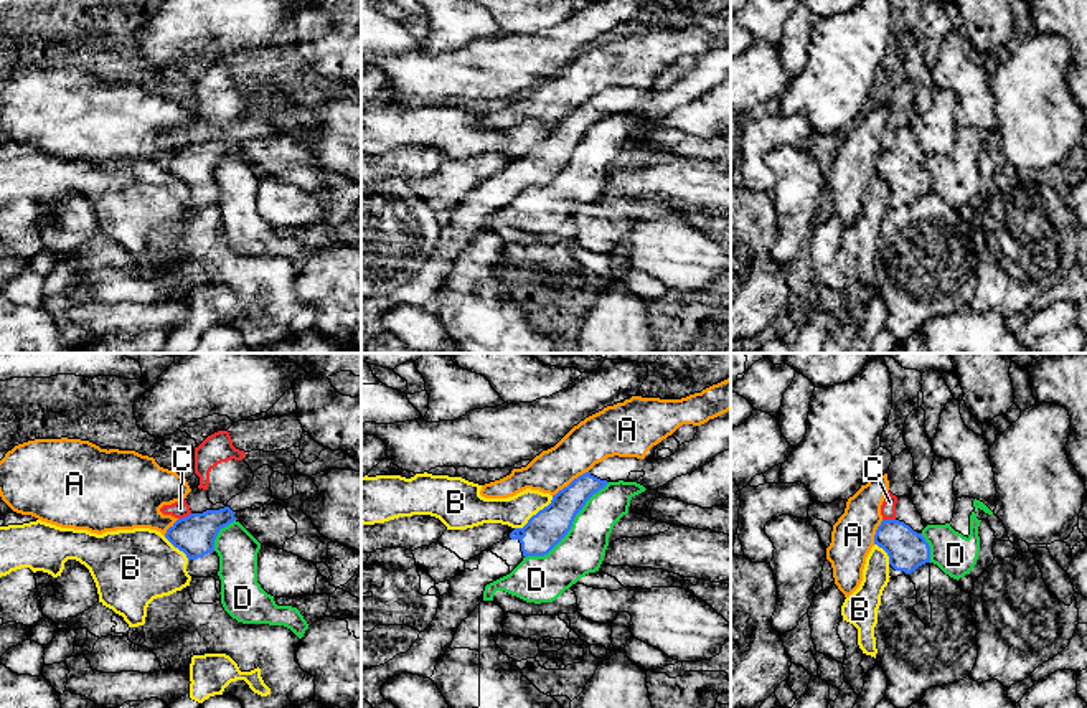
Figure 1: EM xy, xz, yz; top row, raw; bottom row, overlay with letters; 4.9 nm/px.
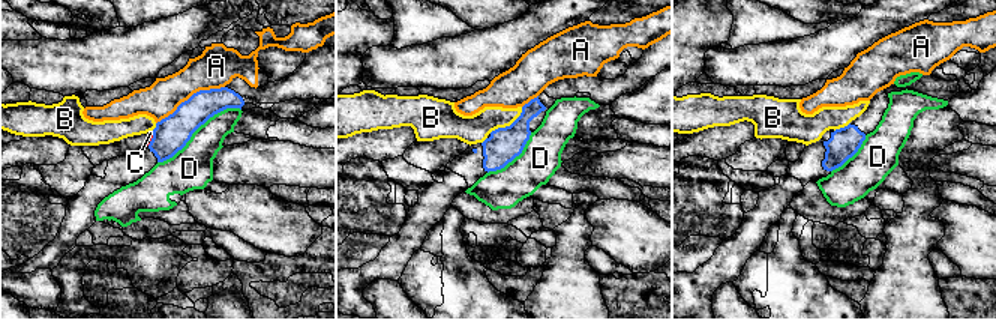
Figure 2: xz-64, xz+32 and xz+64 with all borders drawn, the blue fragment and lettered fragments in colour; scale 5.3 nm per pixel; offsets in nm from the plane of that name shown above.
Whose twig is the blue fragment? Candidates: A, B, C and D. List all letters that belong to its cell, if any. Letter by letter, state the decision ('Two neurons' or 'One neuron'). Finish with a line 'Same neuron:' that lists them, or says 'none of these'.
A: Two neurons
B: Two neurons
C: Two neurons
D: Two neurons
Same neuron: none of these

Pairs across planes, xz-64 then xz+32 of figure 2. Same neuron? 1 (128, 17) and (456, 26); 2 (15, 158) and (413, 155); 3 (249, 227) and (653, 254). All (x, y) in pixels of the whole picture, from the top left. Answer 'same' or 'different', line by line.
1: different
2: different
3: same

